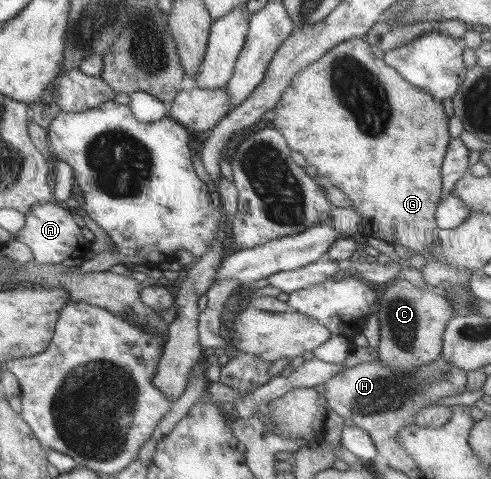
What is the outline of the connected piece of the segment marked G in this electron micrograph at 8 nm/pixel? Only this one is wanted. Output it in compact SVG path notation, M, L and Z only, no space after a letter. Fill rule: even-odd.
M361 37L352 38L347 42L337 44L324 54L320 60L313 62L304 70L297 72L290 83L290 87L282 93L278 105L273 110L276 113L276 118L273 120L274 126L285 136L291 150L297 150L302 153L308 165L316 166L318 175L328 178L330 182L334 183L336 188L339 188L351 198L350 207L362 214L362 220L366 220L364 224L360 223L359 234L364 234L364 228L368 226L368 228L372 228L370 230L372 237L383 240L393 246L397 244L406 246L406 248L414 251L413 257L417 254L424 256L427 263L420 271L423 274L426 284L431 287L446 287L448 289L452 287L469 287L469 278L471 272L474 270L451 266L451 264L441 262L439 258L435 258L431 254L431 248L436 244L440 245L440 239L434 233L434 229L438 227L435 219L435 210L440 202L440 194L442 194L441 166L451 139L450 132L448 131L449 117L444 111L445 108L442 102L435 100L428 92L418 90L416 86L411 86L407 80L402 78L400 73L397 73L396 70L388 66L382 59L375 57L372 54L372 49L370 49L370 44L366 43L364 38Z

